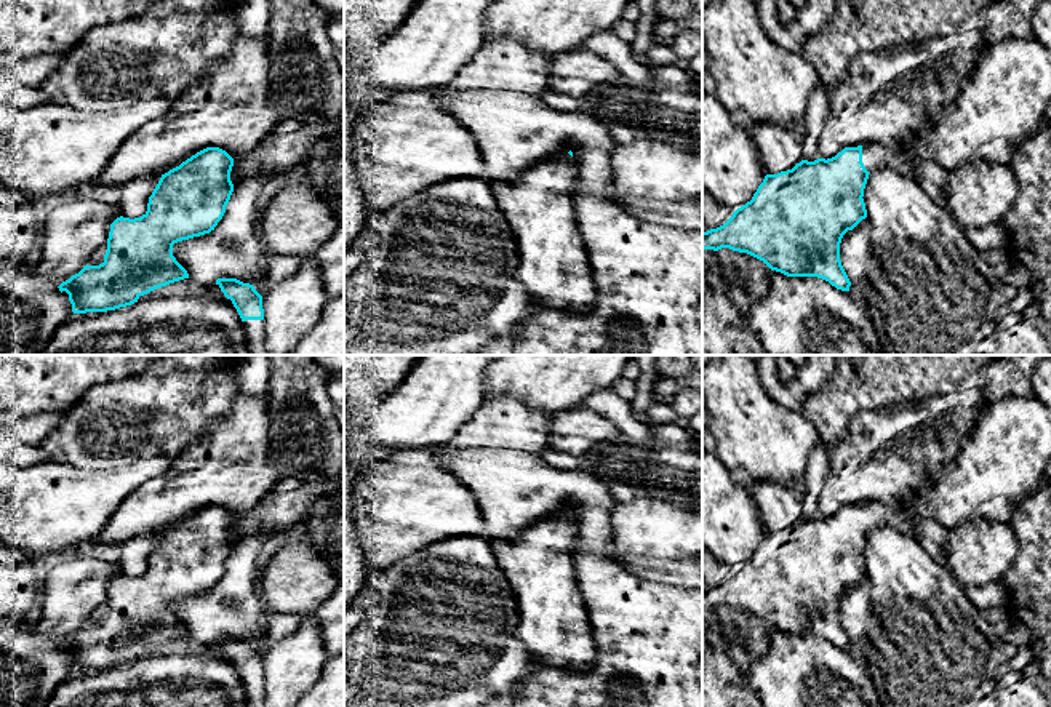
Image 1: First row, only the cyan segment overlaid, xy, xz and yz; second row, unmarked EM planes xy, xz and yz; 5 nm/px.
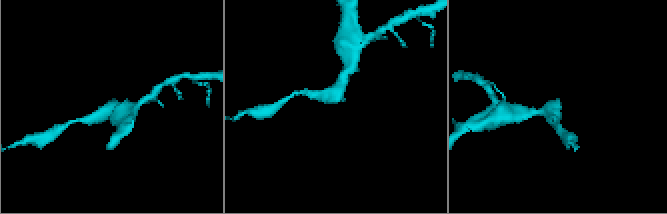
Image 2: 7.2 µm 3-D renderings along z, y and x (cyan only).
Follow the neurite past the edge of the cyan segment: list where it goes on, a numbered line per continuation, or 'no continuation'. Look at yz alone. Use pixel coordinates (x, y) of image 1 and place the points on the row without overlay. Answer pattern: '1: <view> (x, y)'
1: yz (1003, 459)

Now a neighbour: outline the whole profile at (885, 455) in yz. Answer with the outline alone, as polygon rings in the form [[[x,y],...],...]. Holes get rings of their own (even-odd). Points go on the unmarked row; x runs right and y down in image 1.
[[[979,389],[931,395],[889,408],[861,409],[851,419],[846,437],[829,451],[829,470],[817,497],[819,517],[832,517],[845,505],[902,502],[907,493],[921,489],[933,473],[957,459],[963,440],[984,409]]]

